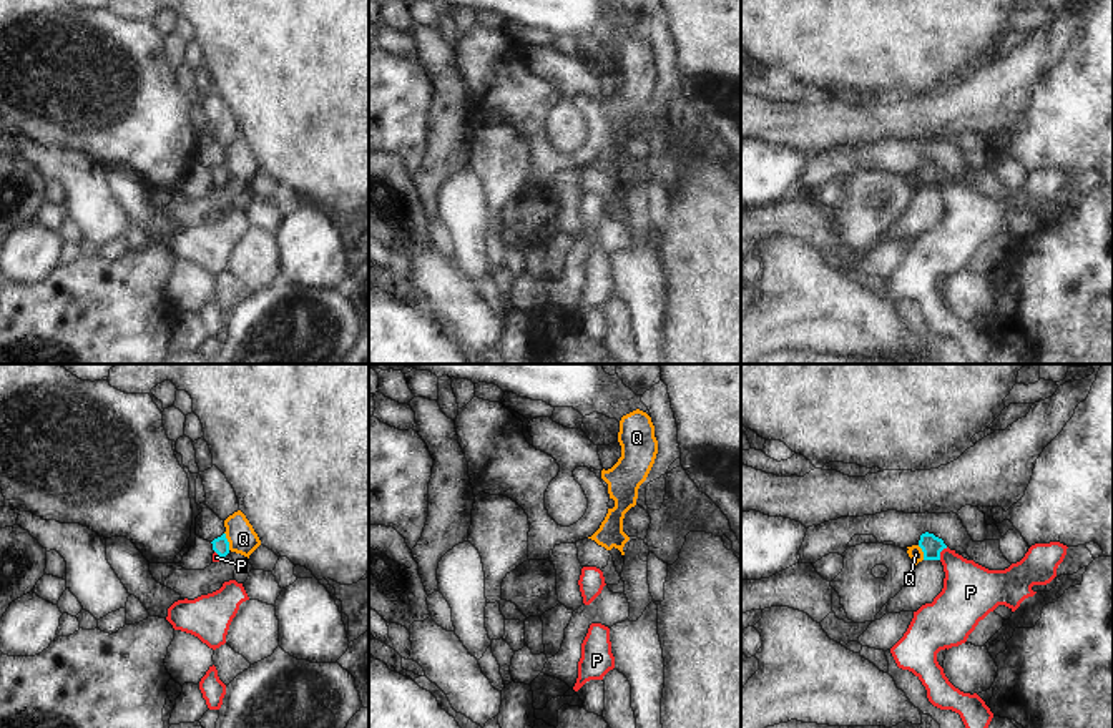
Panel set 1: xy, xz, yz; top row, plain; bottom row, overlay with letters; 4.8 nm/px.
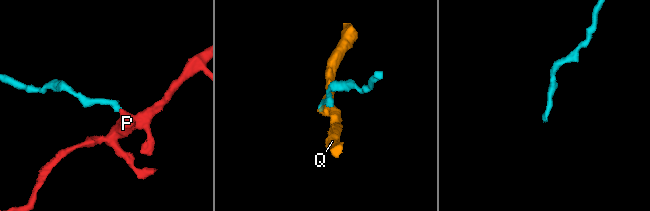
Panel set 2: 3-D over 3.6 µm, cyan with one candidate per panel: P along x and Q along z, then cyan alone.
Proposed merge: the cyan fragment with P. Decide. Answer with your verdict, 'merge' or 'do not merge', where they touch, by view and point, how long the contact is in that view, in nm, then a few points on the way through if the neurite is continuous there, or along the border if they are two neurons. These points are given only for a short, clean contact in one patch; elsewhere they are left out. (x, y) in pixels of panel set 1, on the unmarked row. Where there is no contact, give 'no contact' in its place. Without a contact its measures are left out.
merge; meets cyan in yz at (941, 178); contact 80 nm long; runs through yz (931, 173), (941, 178), (959, 198), (970, 220)

